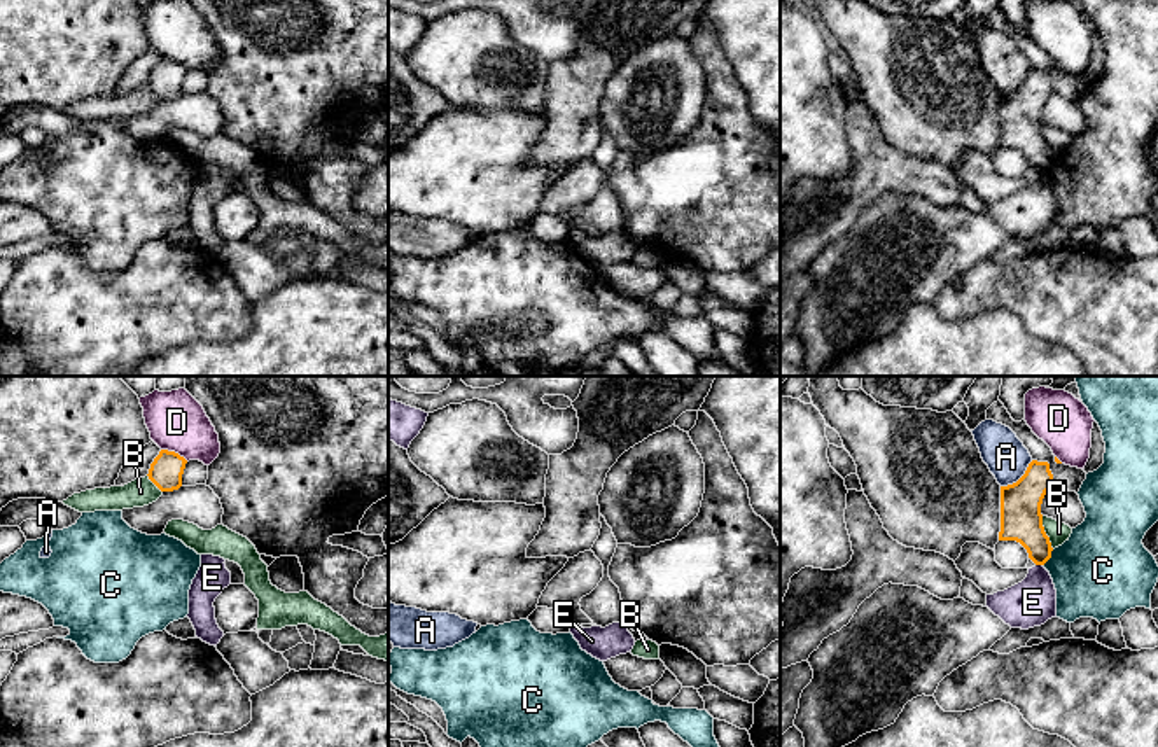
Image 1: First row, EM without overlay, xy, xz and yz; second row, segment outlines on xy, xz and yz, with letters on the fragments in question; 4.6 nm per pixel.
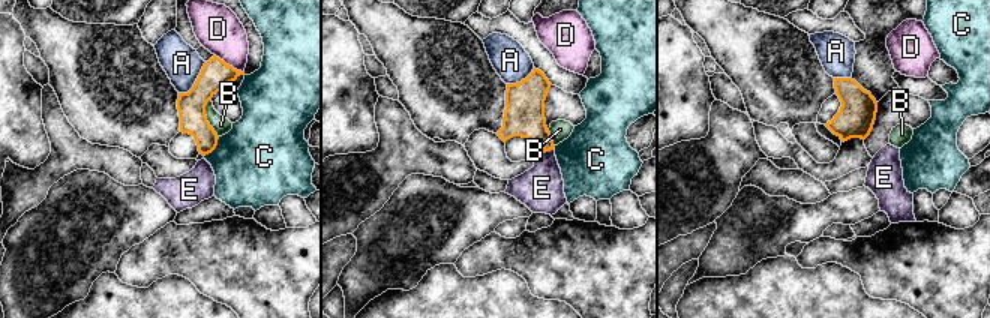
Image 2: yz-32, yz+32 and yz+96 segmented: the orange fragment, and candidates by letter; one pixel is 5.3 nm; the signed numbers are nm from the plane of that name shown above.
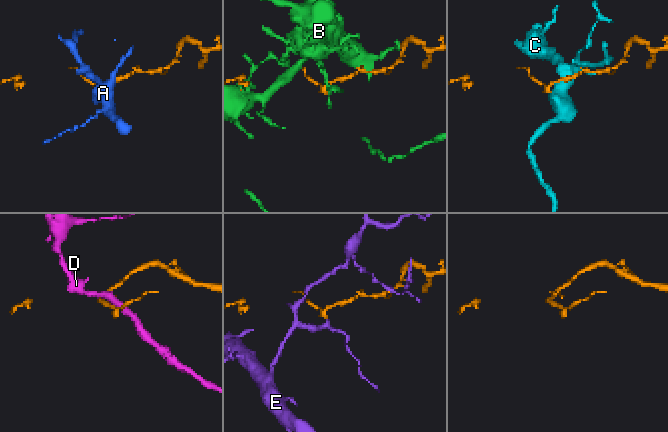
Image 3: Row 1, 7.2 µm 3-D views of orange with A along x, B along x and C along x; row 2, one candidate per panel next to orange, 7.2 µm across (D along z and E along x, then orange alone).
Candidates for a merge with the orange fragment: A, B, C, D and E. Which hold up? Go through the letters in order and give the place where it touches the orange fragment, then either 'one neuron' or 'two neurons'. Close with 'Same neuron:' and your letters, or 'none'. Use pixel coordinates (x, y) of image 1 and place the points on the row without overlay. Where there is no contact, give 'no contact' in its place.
A: meets orange in yz at (1020, 86); two neurons
B: meets orange in yz at (1045, 140); two neurons
C: meets orange in yz at (1050, 165); two neurons
D: meets orange in xy at (174, 60); two neurons
E: meets orange in yz at (1039, 172); two neurons
Same neuron: none

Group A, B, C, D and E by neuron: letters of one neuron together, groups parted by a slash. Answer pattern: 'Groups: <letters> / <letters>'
Groups: A / B / C / D / E

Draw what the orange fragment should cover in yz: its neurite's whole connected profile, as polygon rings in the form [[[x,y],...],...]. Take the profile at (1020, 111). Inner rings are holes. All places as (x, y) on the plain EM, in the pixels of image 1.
[[[1032,68],[1016,91],[1001,94],[999,149],[1020,150],[1036,173],[1044,173],[1053,159],[1041,122],[1043,107],[1053,93],[1050,72]]]

